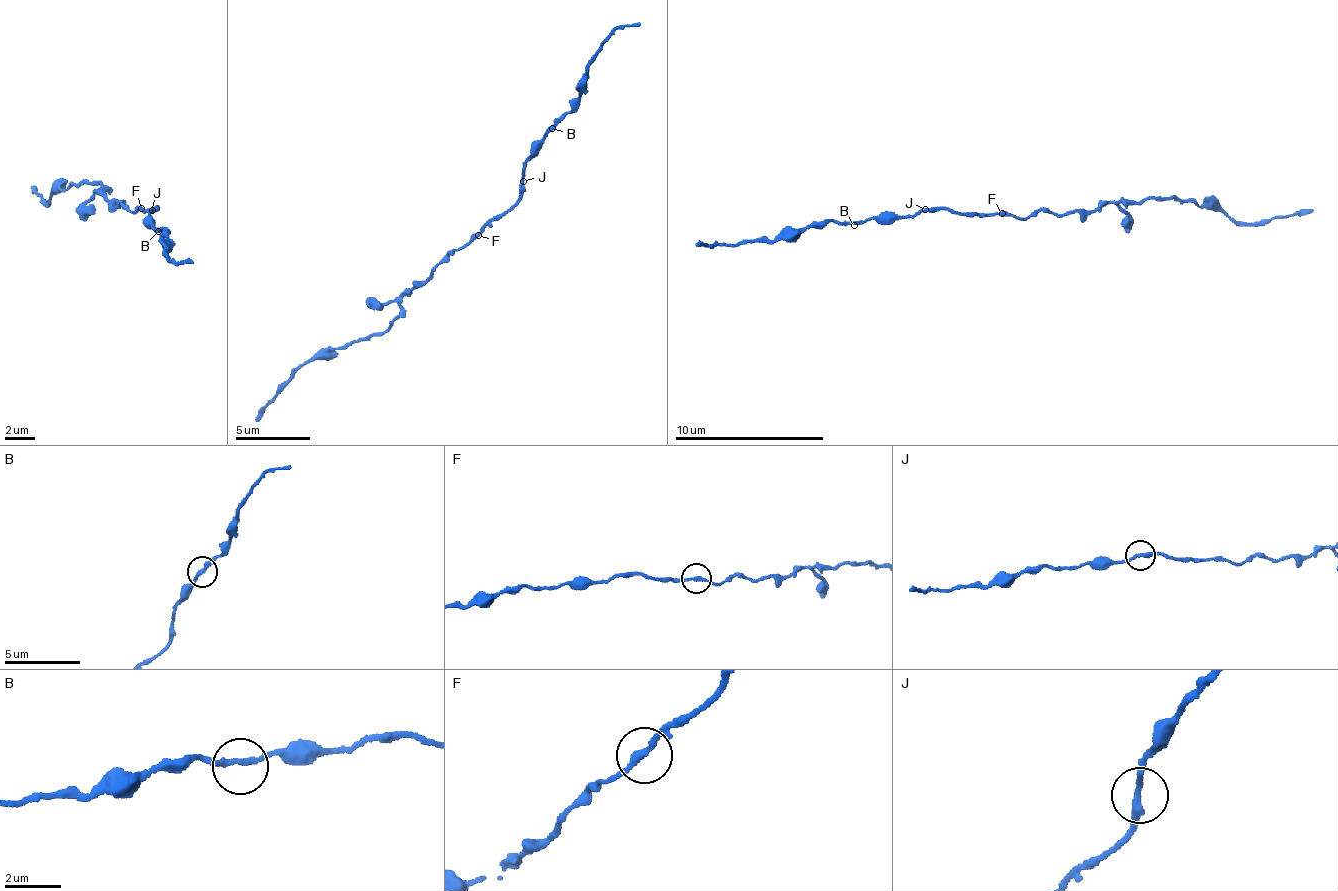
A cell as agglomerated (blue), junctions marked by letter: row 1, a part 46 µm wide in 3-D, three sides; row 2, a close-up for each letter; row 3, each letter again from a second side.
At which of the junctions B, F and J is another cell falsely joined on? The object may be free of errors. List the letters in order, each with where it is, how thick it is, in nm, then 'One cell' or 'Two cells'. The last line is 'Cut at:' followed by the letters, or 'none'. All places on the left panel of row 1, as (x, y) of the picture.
B: Place: (158, 231). Thickness 200 nm. One cell
F: Place: (141, 208). Thickness 200 nm. One cell
J: Place: (152, 210). Thickness 200 nm. One cell
Cut at: none

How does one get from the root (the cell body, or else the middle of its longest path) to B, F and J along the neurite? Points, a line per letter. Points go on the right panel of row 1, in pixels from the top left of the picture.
B: (1014, 215), (966, 217), (950, 210), (927, 209), (914, 217), (869, 217), (854, 225)
F: (1014, 215), (1001, 212)
J: (1014, 215), (966, 217), (950, 210), (925, 209)

